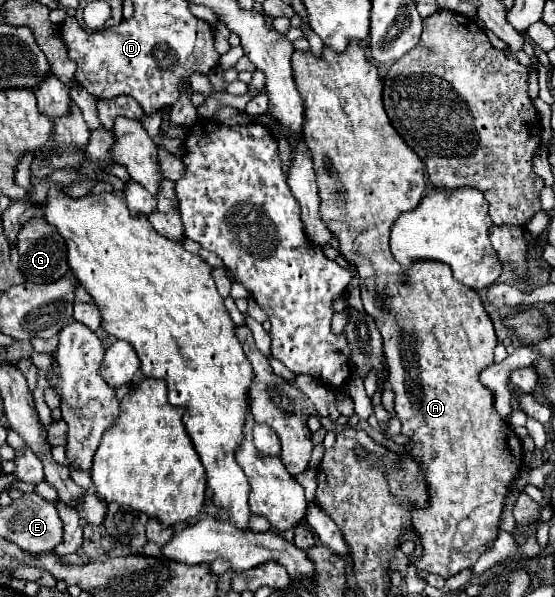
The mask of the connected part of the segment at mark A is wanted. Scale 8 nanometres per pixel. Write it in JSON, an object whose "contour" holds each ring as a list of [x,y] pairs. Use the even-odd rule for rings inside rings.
{"contour":[[[349,41],[343,53],[323,47],[321,57],[315,57],[311,51],[295,51],[291,59],[295,83],[307,109],[305,143],[317,171],[317,185],[323,201],[321,217],[337,235],[343,257],[357,265],[363,307],[375,319],[383,335],[383,351],[389,369],[387,383],[395,393],[395,411],[403,423],[403,435],[413,441],[409,445],[411,455],[421,461],[423,475],[429,483],[429,509],[413,511],[413,525],[425,551],[425,555],[415,561],[415,567],[441,577],[453,577],[459,571],[473,567],[485,553],[487,541],[497,537],[503,501],[509,495],[507,487],[521,469],[521,441],[497,415],[491,391],[477,379],[477,375],[493,363],[493,349],[497,345],[495,329],[479,295],[453,279],[451,267],[437,261],[425,261],[405,269],[391,255],[391,227],[401,213],[413,211],[419,205],[425,191],[425,167],[393,129],[383,109],[383,81],[359,41]],[[327,161],[333,165],[333,177],[321,171]],[[337,187],[343,187],[347,193],[335,195]]]}

